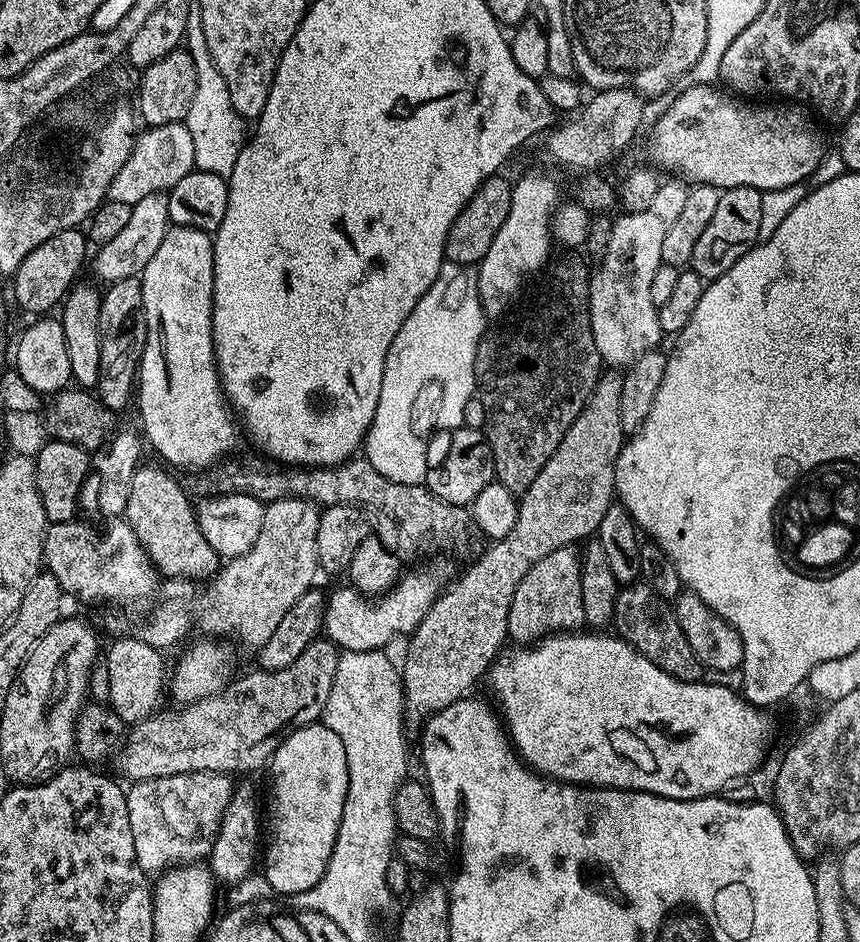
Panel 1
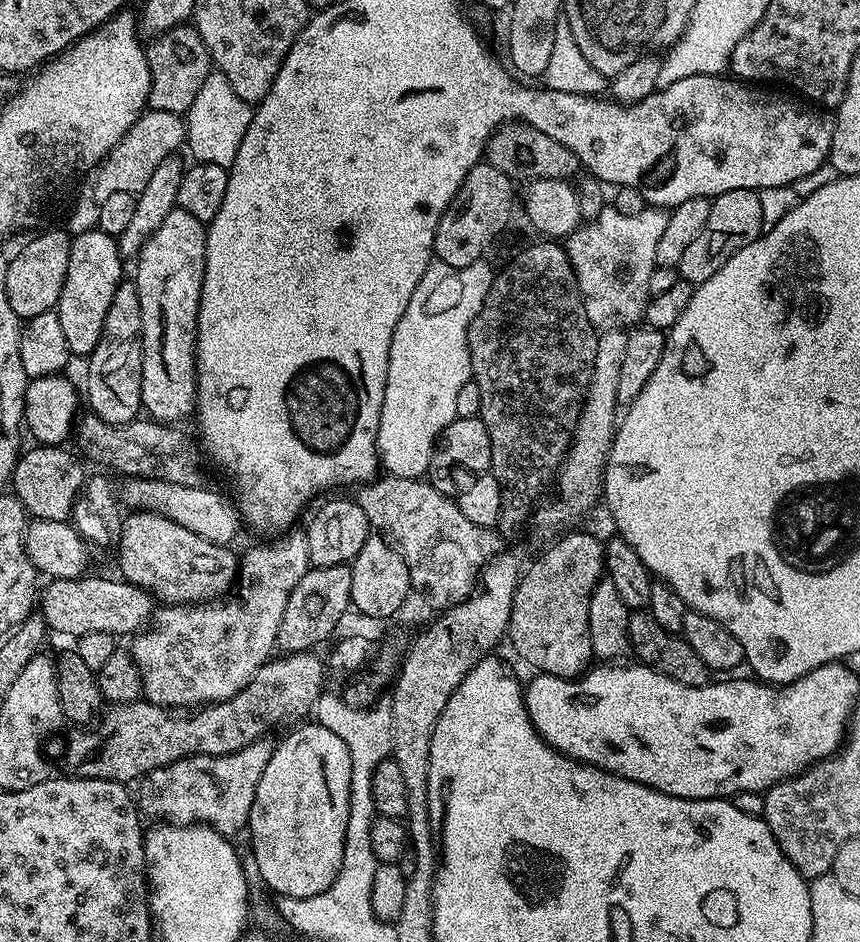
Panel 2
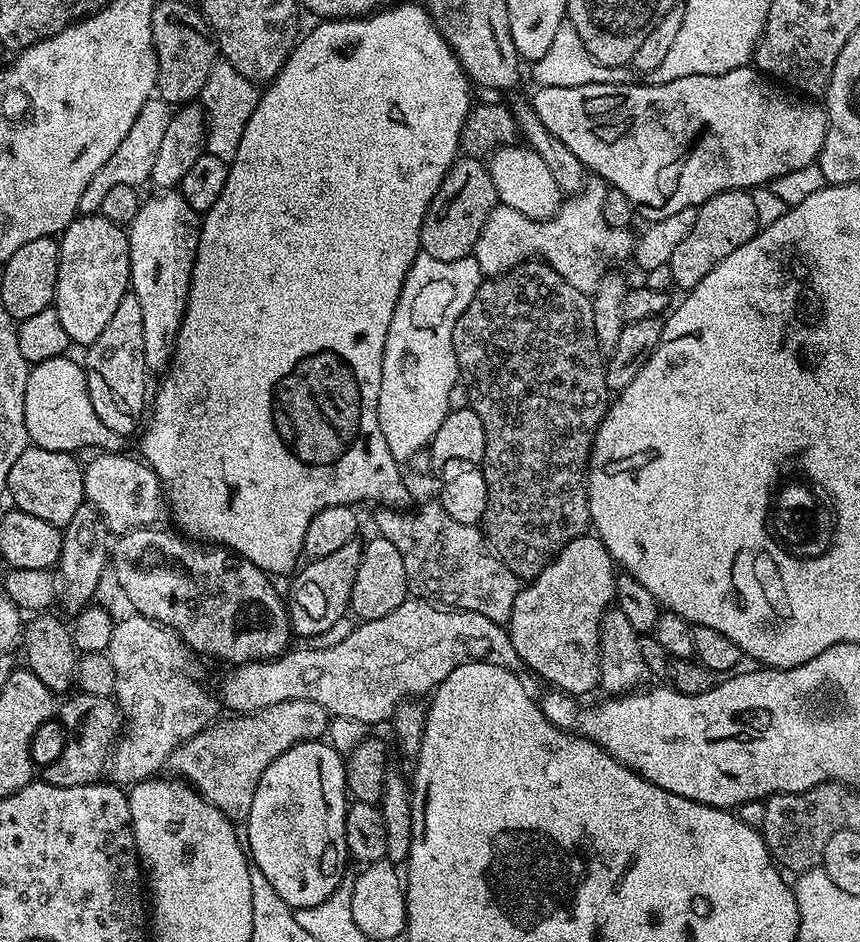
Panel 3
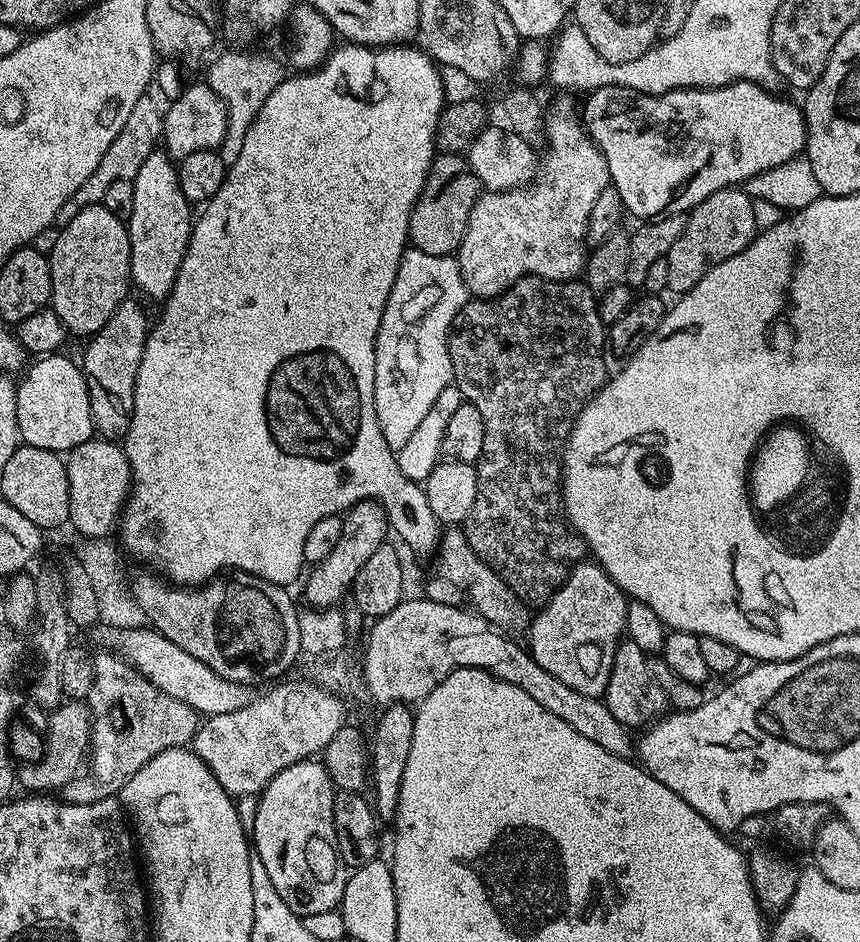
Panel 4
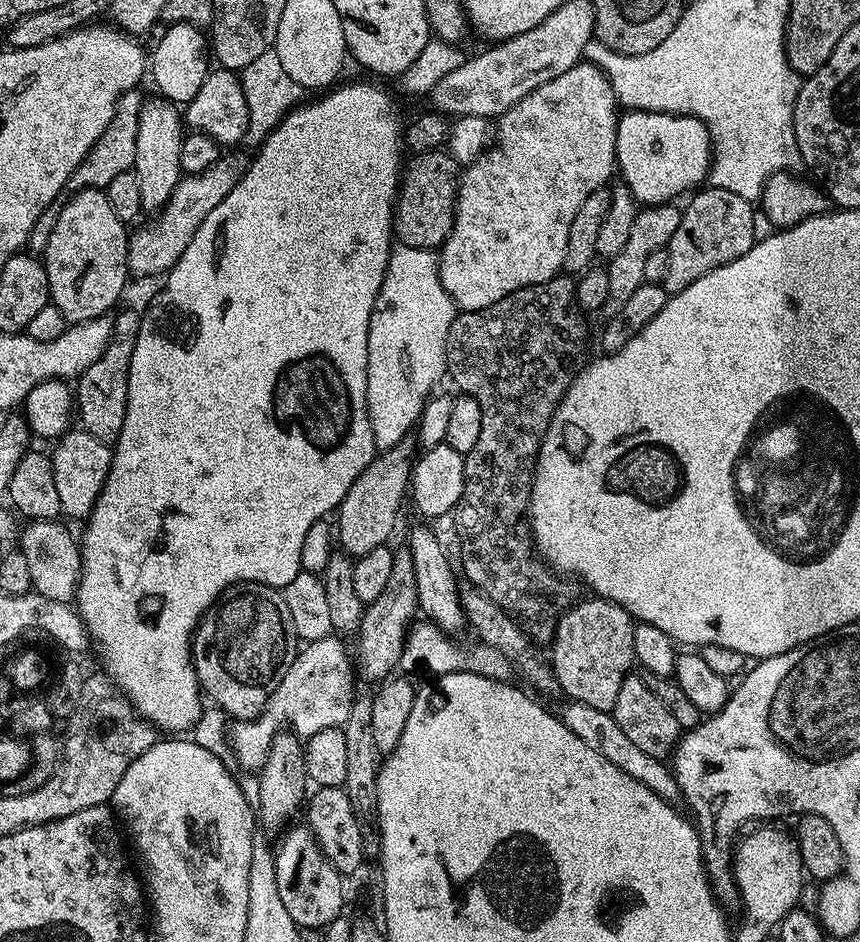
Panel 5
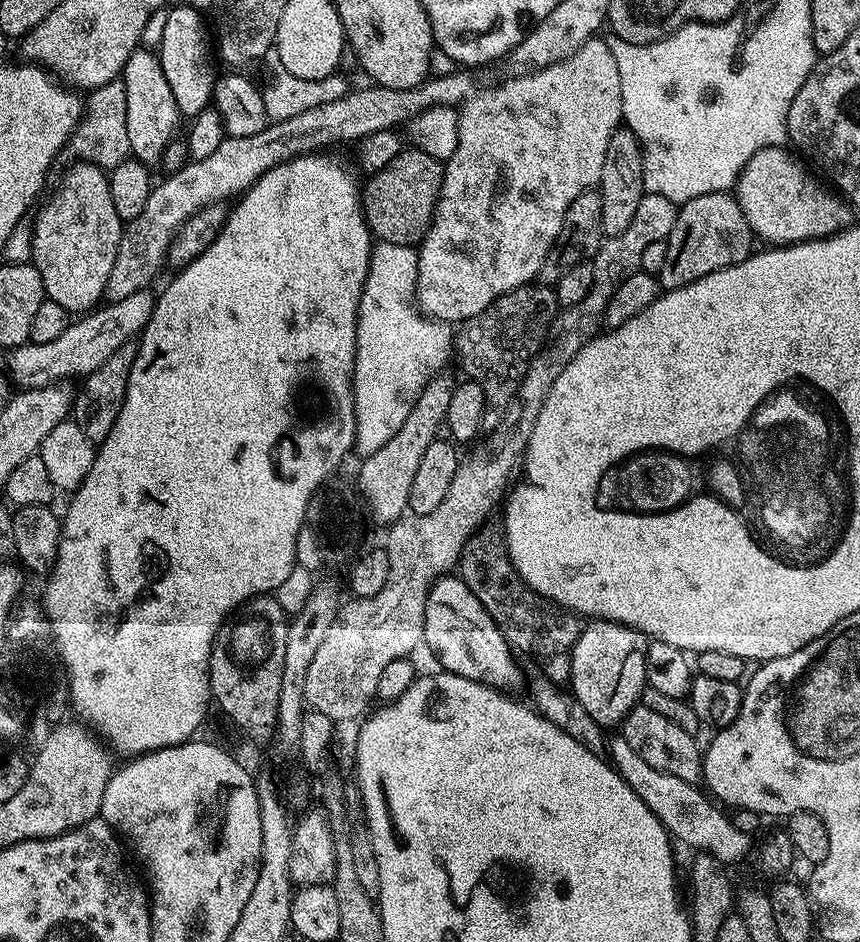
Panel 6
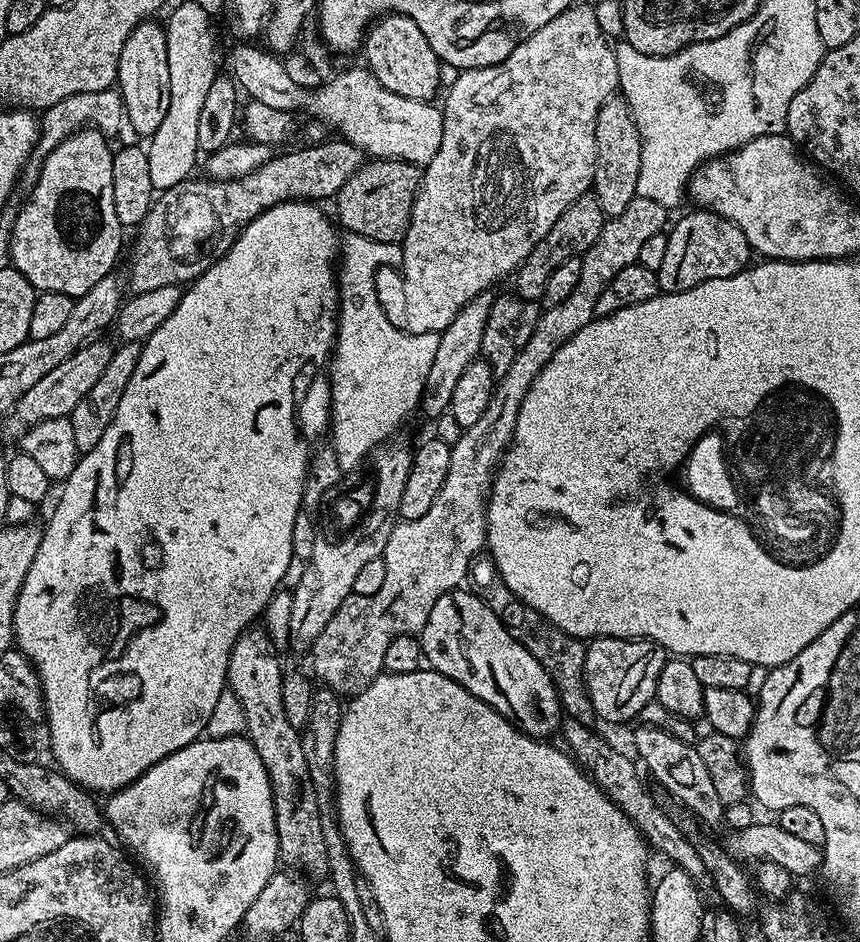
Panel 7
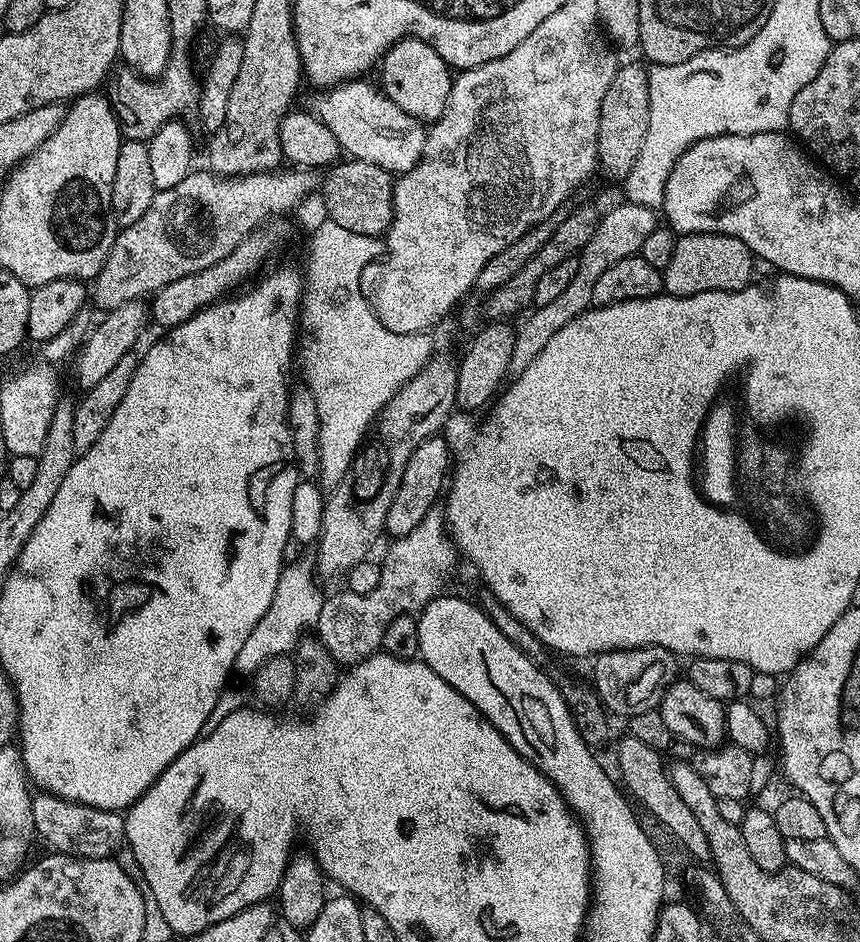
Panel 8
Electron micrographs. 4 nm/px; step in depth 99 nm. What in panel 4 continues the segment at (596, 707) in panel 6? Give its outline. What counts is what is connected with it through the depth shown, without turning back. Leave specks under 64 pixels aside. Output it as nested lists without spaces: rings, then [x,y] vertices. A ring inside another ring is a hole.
[[[577,562],[573,564],[572,571],[564,580],[564,585],[556,589],[547,600],[544,601],[540,612],[531,617],[526,633],[526,644],[530,649],[534,662],[546,670],[546,674],[554,674],[570,690],[578,690],[578,694],[603,697],[606,690],[606,682],[610,682],[610,670],[614,666],[614,654],[622,637],[625,635],[626,606],[629,597],[606,574],[601,564],[595,562]]]

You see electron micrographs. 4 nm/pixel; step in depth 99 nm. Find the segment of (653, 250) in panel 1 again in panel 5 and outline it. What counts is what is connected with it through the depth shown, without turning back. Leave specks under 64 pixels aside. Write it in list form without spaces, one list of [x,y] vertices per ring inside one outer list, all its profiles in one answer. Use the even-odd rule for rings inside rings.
[[[587,62],[550,78],[499,116],[494,136],[500,139],[500,148],[489,147],[461,171],[454,222],[438,252],[442,286],[457,309],[482,310],[514,290],[553,280],[563,269],[574,214],[617,171],[617,119],[618,101],[606,74]]]

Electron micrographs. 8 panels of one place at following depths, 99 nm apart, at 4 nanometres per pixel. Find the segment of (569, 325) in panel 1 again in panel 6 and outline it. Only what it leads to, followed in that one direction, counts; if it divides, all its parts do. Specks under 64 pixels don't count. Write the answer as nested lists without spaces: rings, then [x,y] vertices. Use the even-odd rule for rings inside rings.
[[[533,282],[502,294],[482,314],[474,314],[455,329],[454,360],[460,363],[467,379],[482,386],[489,409],[503,410],[516,397],[528,363],[545,347],[557,315],[555,291]],[[488,522],[477,528],[460,555],[458,576],[470,586],[478,602],[482,602],[490,618],[494,618],[500,633],[521,657],[529,656],[550,682],[561,686],[569,683],[570,658],[574,642],[580,637],[581,617],[538,594],[516,572],[504,541],[503,527],[496,525],[495,528]]]

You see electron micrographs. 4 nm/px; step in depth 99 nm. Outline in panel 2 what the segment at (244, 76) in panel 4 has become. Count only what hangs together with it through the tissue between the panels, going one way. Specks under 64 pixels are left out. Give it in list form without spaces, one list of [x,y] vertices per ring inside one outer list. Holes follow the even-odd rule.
[[[209,72],[186,113],[186,148],[192,151],[191,159],[197,164],[231,168],[234,158],[238,158],[238,146],[242,146],[242,138],[250,130],[253,111],[253,105],[234,94],[234,86],[226,82],[221,72]]]

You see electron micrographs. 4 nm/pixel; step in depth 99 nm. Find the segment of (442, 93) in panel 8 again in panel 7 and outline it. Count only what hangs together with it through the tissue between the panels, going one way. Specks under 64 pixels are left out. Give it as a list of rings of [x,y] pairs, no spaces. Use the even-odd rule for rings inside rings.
[[[385,14],[379,17],[365,35],[363,52],[363,63],[386,90],[402,95],[403,98],[422,101],[431,101],[432,95],[441,91],[441,61],[434,54],[430,42],[426,42],[426,34],[418,30],[418,26],[410,17],[399,14]]]

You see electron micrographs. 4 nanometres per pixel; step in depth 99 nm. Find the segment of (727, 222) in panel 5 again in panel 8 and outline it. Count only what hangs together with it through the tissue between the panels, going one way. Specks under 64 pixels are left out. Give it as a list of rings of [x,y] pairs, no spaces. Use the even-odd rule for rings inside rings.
[[[685,232],[677,239],[670,262],[663,269],[664,292],[669,296],[693,296],[703,292],[742,290],[753,283],[751,250],[733,236],[717,232]]]

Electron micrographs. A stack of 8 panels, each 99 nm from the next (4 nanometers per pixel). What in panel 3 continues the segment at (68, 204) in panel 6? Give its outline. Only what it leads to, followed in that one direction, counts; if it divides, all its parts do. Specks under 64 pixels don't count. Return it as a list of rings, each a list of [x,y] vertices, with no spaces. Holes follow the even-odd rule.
[[[80,214],[70,222],[70,226],[59,237],[60,257],[58,258],[58,278],[56,279],[56,299],[54,310],[58,314],[60,328],[66,330],[73,345],[87,346],[106,330],[118,302],[130,291],[130,258],[128,257],[128,234],[121,225],[110,222],[99,214]]]

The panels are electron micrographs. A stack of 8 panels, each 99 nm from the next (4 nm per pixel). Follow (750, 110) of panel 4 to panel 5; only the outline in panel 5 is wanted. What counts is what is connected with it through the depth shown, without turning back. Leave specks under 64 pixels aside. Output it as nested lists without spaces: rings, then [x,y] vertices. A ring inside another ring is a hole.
[[[628,110],[617,119],[618,176],[627,184],[637,205],[667,204],[675,201],[677,199],[675,196],[680,196],[683,192],[691,193],[692,186],[697,187],[707,175],[710,163],[711,140],[707,128],[692,116],[671,116],[668,112]]]

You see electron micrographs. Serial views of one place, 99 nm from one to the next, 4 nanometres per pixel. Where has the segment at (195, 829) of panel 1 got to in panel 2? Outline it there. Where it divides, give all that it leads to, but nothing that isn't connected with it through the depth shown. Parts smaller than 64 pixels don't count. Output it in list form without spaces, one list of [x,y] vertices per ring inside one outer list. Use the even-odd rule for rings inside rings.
[[[255,740],[242,750],[221,756],[187,756],[167,768],[154,769],[139,785],[139,811],[169,824],[207,824],[229,838],[235,837],[235,832],[243,833],[248,827],[250,806],[254,806],[258,778],[262,778],[262,770],[270,762],[274,747],[270,741]]]

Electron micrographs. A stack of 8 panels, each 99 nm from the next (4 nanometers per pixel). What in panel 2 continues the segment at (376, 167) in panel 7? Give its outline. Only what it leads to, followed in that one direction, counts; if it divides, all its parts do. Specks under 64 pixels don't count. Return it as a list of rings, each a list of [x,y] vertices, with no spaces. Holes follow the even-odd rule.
[[[487,162],[475,164],[466,174],[462,186],[458,186],[458,194],[446,206],[442,218],[438,222],[438,230],[434,234],[432,247],[435,259],[446,266],[465,268],[474,262],[485,259],[489,254],[488,247],[504,232],[504,227],[512,220],[512,207],[517,207],[514,182],[502,170],[490,166]]]

